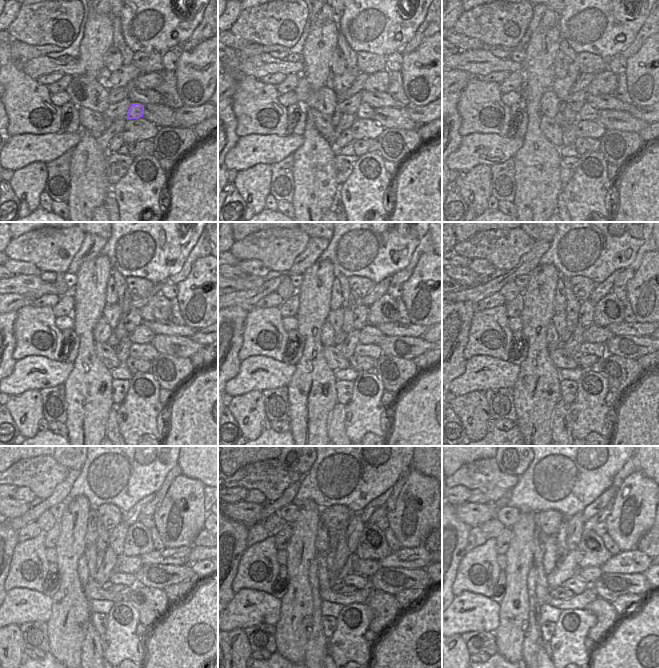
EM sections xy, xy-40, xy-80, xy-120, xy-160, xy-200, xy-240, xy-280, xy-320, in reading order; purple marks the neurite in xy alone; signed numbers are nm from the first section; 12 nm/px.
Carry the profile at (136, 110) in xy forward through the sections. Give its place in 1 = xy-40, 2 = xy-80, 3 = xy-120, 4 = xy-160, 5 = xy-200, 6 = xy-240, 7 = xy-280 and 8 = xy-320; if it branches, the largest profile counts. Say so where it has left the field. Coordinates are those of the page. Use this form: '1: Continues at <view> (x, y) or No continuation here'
1: Continues at xy-40 (364, 111)
2: Continues at xy-80 (588, 112)
3: Continues at xy-120 (142, 334)
4: Continues at xy-160 (369, 334)
5: Continues at xy-200 (593, 334)
6: Continues at xy-240 (154, 560)
7: Continues at xy-280 (412, 558)
8: Continues at xy-320 (636, 557).

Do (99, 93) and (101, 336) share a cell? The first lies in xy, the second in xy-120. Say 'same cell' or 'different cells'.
same cell

